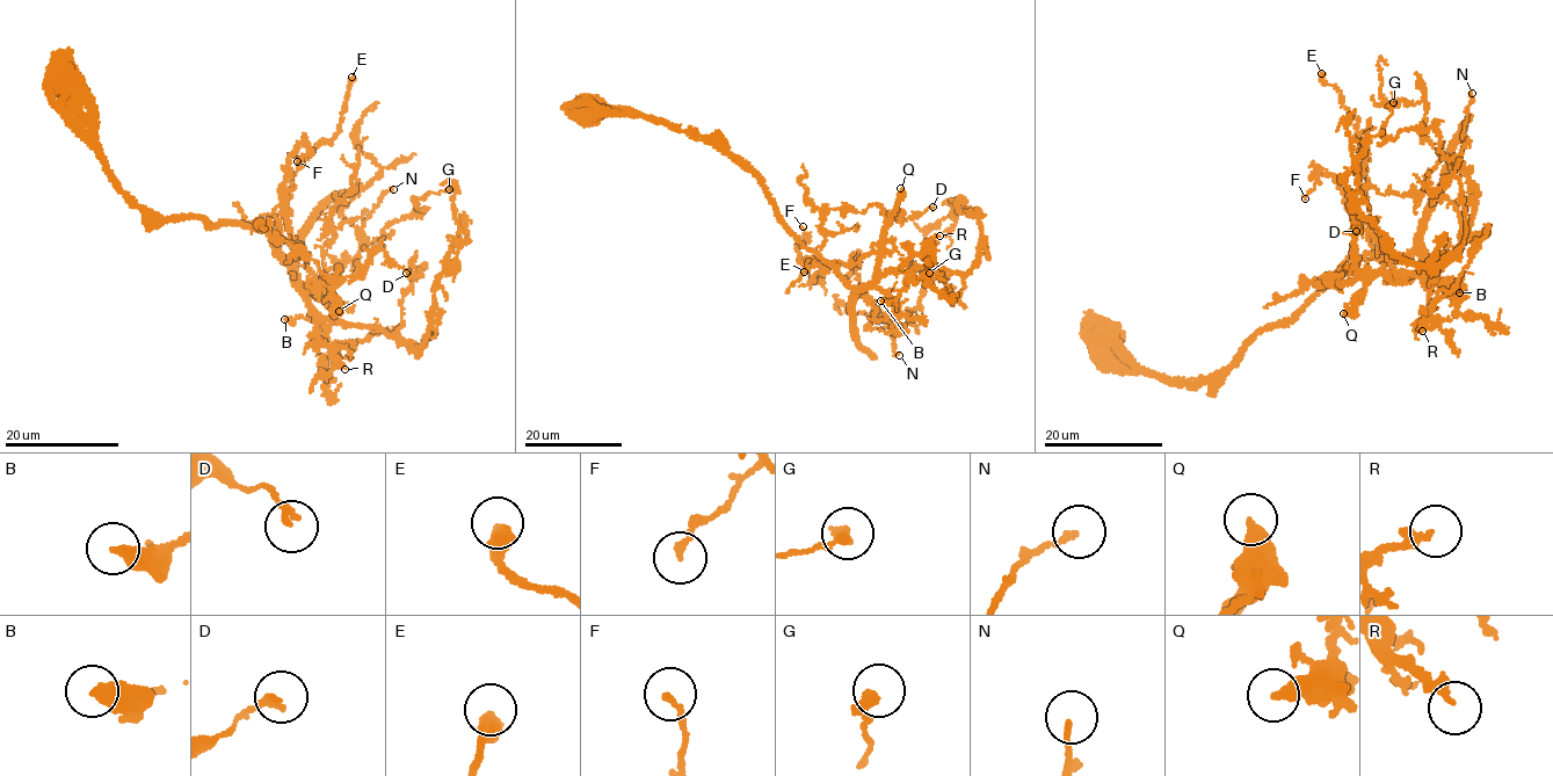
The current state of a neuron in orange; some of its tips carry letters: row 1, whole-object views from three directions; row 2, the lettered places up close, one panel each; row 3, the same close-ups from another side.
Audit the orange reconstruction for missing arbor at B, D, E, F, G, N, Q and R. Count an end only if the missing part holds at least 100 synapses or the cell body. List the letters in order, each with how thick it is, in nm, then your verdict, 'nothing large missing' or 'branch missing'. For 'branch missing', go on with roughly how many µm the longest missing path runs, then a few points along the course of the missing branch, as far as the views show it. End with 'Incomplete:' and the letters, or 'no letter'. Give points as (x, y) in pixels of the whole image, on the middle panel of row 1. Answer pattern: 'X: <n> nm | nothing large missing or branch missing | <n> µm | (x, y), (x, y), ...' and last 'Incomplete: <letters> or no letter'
B: 420 nm | nothing large missing
D: 200 nm | nothing large missing
E: 440 nm | nothing large missing
F: 150 nm | nothing large missing
G: 340 nm | nothing large missing
N: 150 nm | nothing large missing
Q: 480 nm | nothing large missing
R: 300 nm | nothing large missing
Incomplete: no letter

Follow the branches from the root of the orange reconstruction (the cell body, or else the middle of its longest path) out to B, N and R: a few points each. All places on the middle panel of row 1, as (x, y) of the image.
B: (587, 115), (629, 109), (739, 158), (802, 244), (849, 287), (906, 274), (900, 294), (880, 301)
N: (587, 115), (629, 109), (747, 162), (805, 247), (849, 287), (892, 297), (899, 355)
R: (587, 115), (629, 109), (739, 158), (759, 175), (802, 244), (853, 288), (899, 268), (940, 236)

